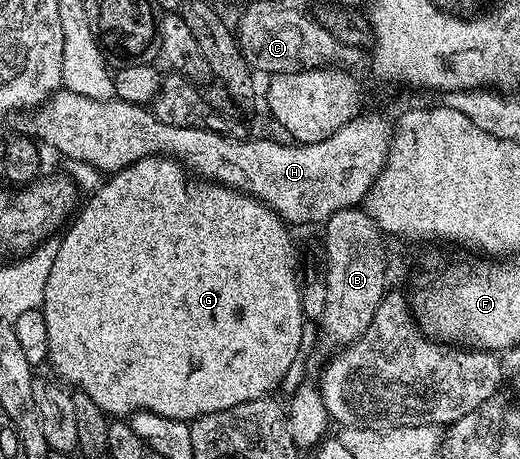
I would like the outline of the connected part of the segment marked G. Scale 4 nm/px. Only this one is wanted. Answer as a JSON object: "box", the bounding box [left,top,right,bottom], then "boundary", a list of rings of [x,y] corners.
{"box":[42,155,304,423],"boundary":[[[163,155],[143,157],[130,167],[119,169],[103,183],[100,183],[89,197],[92,198],[85,205],[83,202],[79,206],[78,212],[71,218],[67,228],[63,230],[63,233],[65,232],[64,237],[59,238],[58,253],[54,258],[50,277],[46,282],[42,308],[46,319],[46,339],[48,340],[47,364],[52,365],[53,371],[57,373],[55,376],[61,382],[71,386],[73,390],[90,395],[90,399],[94,399],[94,403],[98,403],[98,407],[102,407],[102,411],[112,419],[124,419],[138,412],[139,409],[149,409],[154,411],[156,415],[166,415],[166,419],[178,419],[179,421],[191,423],[202,415],[210,415],[214,411],[226,411],[226,407],[238,407],[238,403],[246,403],[259,397],[269,396],[273,392],[271,389],[291,371],[292,364],[295,363],[296,356],[300,353],[300,344],[304,341],[304,301],[300,298],[300,285],[296,282],[296,245],[292,242],[293,230],[272,208],[262,204],[258,198],[252,197],[249,193],[240,193],[237,189],[232,189],[228,185],[218,185],[214,181],[205,181],[203,177],[189,172],[181,162]]]}

